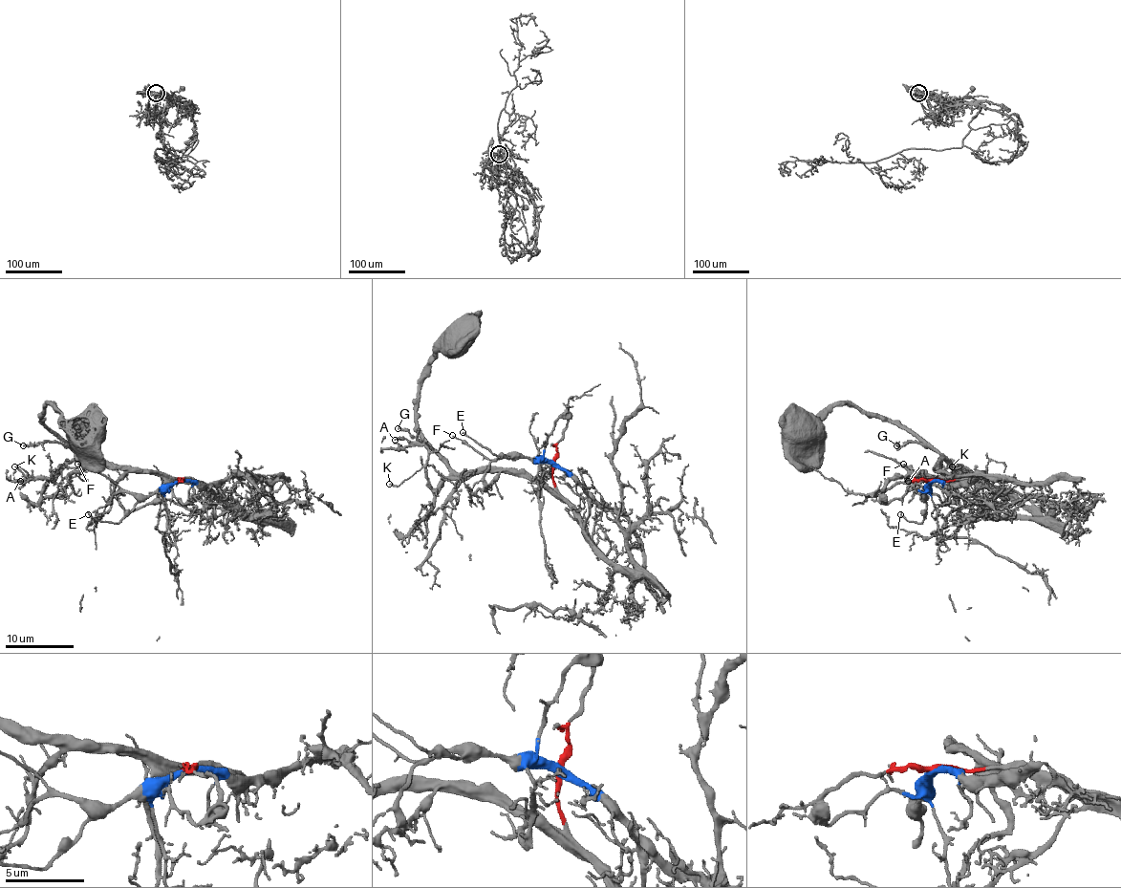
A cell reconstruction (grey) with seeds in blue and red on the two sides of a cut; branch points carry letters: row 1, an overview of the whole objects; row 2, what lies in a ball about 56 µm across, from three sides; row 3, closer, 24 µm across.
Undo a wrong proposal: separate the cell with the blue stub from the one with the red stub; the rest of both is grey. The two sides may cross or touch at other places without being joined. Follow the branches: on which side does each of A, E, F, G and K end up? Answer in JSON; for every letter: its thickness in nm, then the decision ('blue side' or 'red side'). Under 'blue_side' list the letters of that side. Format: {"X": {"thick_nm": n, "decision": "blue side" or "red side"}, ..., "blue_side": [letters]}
{"A": {"thick_nm": 140, "decision": "red side"}, "E": {"thick_nm": 170, "decision": "blue side"}, "F": {"thick_nm": 80, "decision": "blue side"}, "G": {"thick_nm": 170, "decision": "red side"}, "K": {"thick_nm": 170, "decision": "red side"}, "blue_side": ["E", "F"]}

